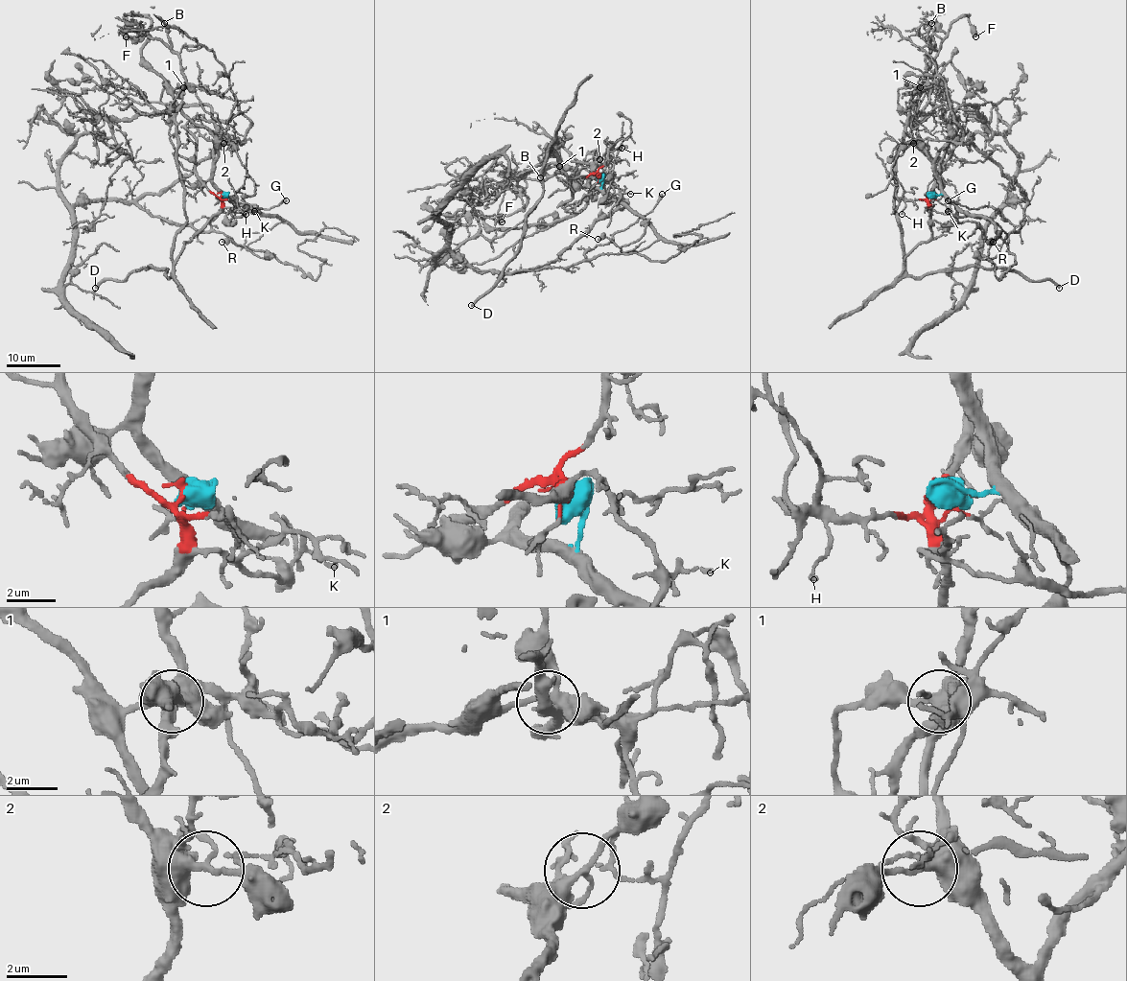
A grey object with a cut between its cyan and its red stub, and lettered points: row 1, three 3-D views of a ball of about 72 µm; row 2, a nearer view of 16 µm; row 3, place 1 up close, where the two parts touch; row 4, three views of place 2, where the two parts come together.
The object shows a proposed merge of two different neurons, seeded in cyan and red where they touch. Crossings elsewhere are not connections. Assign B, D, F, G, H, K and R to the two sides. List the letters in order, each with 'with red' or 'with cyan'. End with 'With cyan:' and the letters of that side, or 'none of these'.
B: with red
D: with red
F: with cyan
G: with cyan
H: with red
K: with red
R: with cyan
With cyan: F, G, R

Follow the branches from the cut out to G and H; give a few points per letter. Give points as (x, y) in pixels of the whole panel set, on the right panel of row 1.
G: (928, 194), (941, 194), (935, 163), (908, 141), (972, 143), (1024, 194), (1024, 215), (1016, 231), (948, 200)
H: (928, 194), (925, 199), (907, 200), (902, 214)

